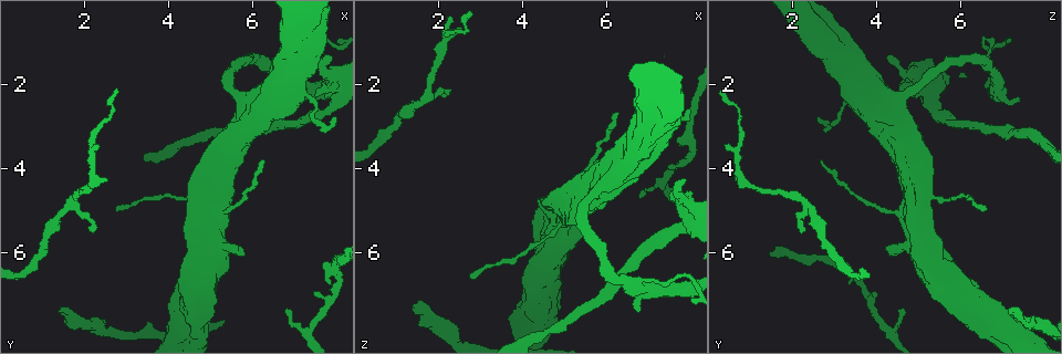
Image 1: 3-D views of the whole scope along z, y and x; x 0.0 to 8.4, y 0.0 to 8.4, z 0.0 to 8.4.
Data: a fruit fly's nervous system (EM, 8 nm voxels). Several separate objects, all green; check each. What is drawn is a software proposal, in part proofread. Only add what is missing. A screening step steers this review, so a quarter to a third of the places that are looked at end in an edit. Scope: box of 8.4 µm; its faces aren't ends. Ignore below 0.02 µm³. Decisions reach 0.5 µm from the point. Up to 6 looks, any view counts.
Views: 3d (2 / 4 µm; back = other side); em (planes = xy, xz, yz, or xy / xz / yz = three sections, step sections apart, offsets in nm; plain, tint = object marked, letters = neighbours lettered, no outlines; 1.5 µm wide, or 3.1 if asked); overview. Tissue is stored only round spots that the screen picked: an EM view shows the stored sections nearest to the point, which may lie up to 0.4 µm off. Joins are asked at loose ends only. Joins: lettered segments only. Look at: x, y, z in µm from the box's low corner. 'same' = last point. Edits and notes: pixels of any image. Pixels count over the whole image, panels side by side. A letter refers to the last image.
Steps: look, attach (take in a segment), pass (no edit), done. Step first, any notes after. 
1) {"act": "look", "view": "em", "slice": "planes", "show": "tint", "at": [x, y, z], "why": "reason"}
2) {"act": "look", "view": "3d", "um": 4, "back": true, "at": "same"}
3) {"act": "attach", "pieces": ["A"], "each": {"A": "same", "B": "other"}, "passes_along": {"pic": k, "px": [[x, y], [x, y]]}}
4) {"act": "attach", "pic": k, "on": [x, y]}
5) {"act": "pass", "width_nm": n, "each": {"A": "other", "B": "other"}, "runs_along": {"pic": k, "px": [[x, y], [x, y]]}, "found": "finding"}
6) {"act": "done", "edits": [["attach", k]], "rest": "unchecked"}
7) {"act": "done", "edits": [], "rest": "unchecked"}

{"act": "look", "view": "3d", "um": 2, "at": [5.85, 6.00, 4.40]}

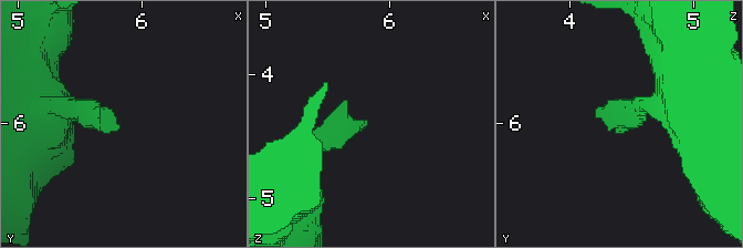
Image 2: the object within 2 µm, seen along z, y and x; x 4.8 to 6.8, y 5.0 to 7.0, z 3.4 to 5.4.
{"act": "look", "view": "em", "slice": "xz", "step": 4, "show": "letters", "at": [5.82, 6.02, 4.38], "why": "shape alone is not enough"}

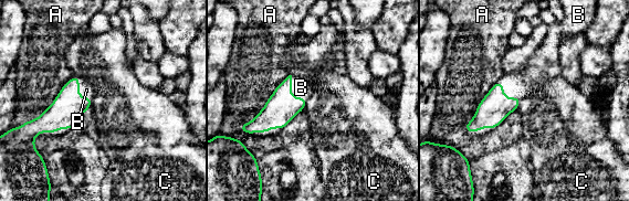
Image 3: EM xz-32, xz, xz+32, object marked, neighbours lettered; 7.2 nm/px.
{"act": "attach", "pieces": ["B"], "longest_contact_nm": ["A", 460], "each": {"A": "other", "B": "same", "C": "other"}, "found": "the neuron continues"}

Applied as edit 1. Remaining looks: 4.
{"act": "look", "view": "overview"}

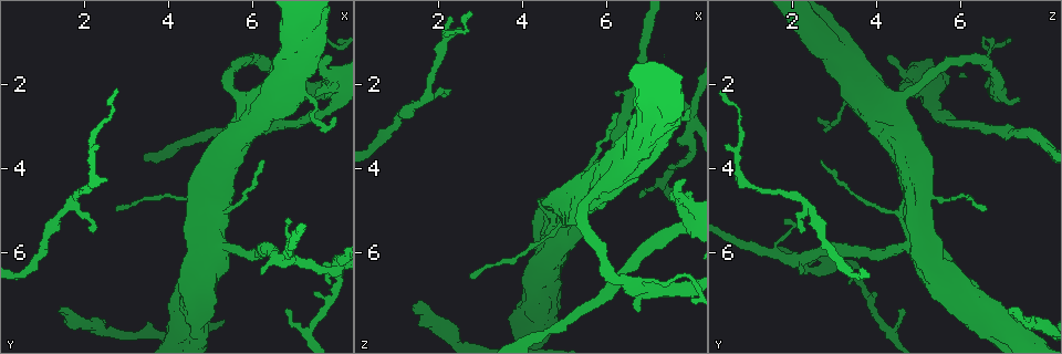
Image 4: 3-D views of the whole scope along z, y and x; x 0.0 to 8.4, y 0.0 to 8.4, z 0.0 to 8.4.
{"act": "look", "view": "3d", "um": 2, "at": [1.45, 7.40, 7.25], "why": "free end"}

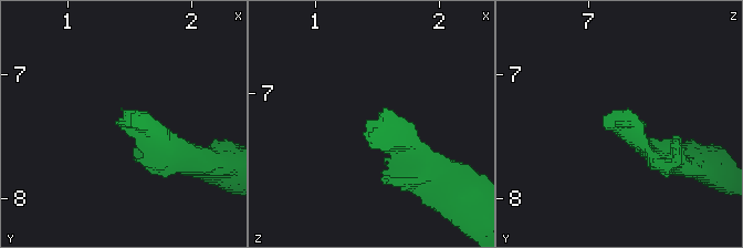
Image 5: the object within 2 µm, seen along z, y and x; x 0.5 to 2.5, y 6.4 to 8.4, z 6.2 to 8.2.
{"act": "look", "view": "em", "slice": "planes", "show": "tint", "at": [1.40, 7.40, 7.24]}

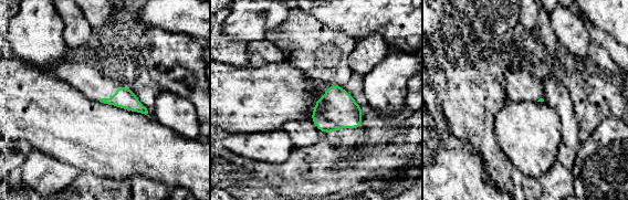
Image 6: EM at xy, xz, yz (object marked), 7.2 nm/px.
{"act": "look", "view": "em", "slice": "planes", "show": "letters", "at": "same", "why": "what lies round it"}

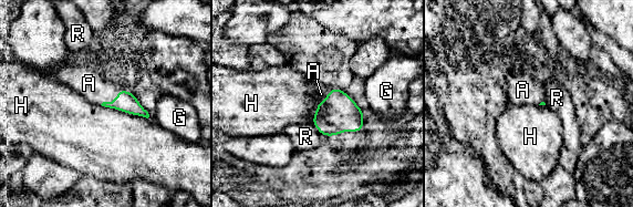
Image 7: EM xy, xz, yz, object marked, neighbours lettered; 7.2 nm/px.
{"act": "attach", "pieces": ["A"], "each": {"A": "same", "G": "other", "H": "other", "R": "other"}, "passes_along": {"pic": 7, "px": [[125, 102], [113, 101], [89, 83]]}, "found": "the neuron continues"}

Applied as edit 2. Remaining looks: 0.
{"act": "done", "edits": [["attach", 3], ["attach", 7]], "rest": "unchecked"}

